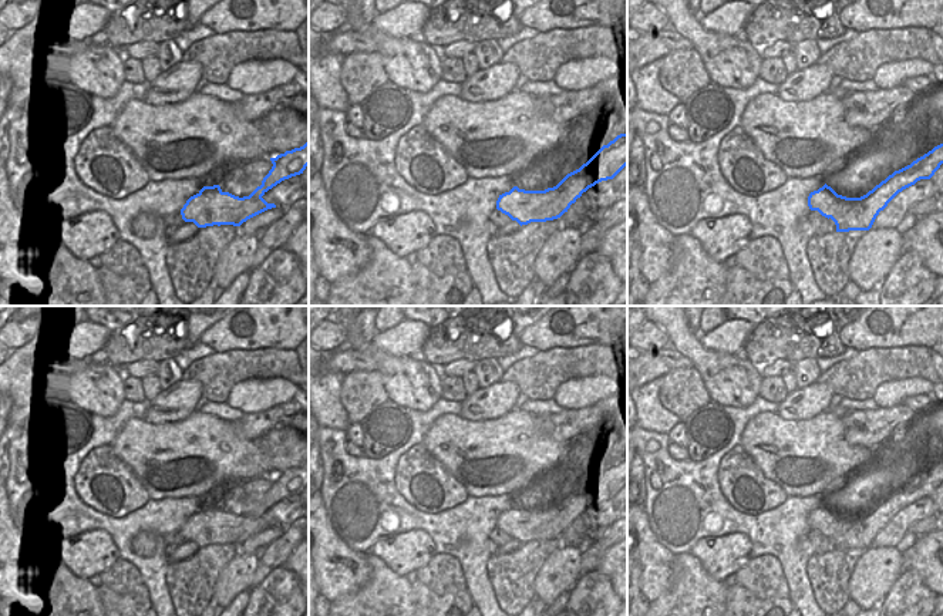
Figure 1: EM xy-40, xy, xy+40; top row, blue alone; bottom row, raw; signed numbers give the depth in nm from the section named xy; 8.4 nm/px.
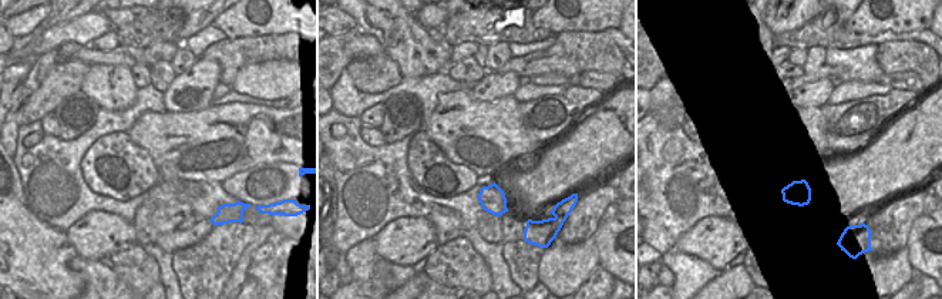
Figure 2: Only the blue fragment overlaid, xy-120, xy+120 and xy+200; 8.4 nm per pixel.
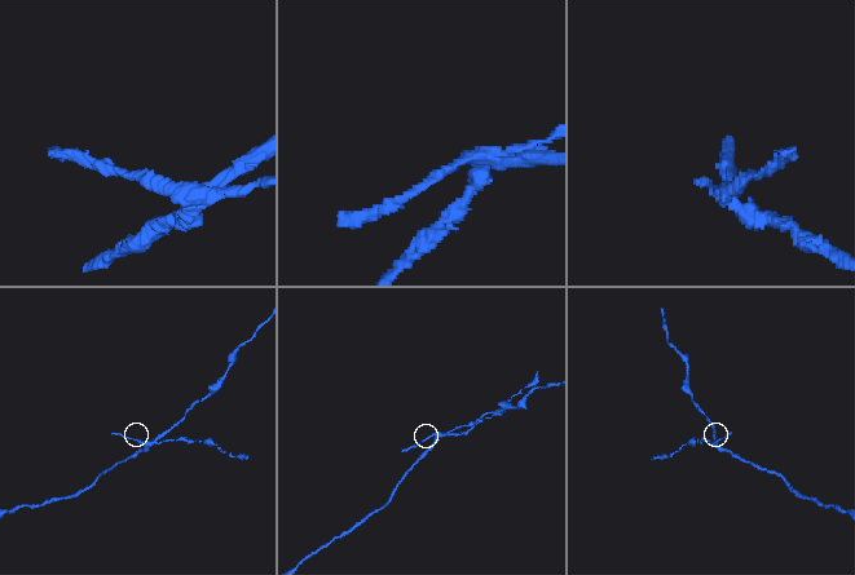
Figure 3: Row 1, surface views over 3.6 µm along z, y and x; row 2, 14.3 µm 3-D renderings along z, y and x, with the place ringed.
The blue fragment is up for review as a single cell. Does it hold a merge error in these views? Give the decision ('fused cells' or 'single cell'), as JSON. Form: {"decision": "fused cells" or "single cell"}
{"decision": "fused cells"}

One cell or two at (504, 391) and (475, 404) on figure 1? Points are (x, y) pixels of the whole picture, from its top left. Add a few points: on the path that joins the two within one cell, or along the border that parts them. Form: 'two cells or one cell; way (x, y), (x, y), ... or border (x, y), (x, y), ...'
one cell; way (497, 399), (482, 404)

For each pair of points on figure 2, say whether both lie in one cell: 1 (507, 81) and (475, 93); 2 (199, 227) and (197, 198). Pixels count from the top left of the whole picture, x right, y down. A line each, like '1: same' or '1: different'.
1: same
2: different

